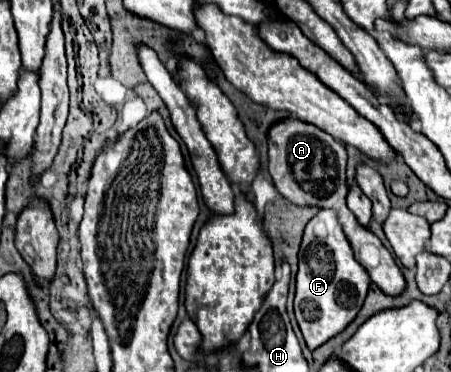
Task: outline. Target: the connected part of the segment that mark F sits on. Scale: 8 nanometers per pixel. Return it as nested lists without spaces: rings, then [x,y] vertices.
[[[319,209],[319,213],[307,223],[303,231],[295,293],[295,317],[311,351],[339,335],[357,317],[367,297],[369,285],[371,279],[365,267],[361,267],[353,257],[353,249],[335,211]]]

